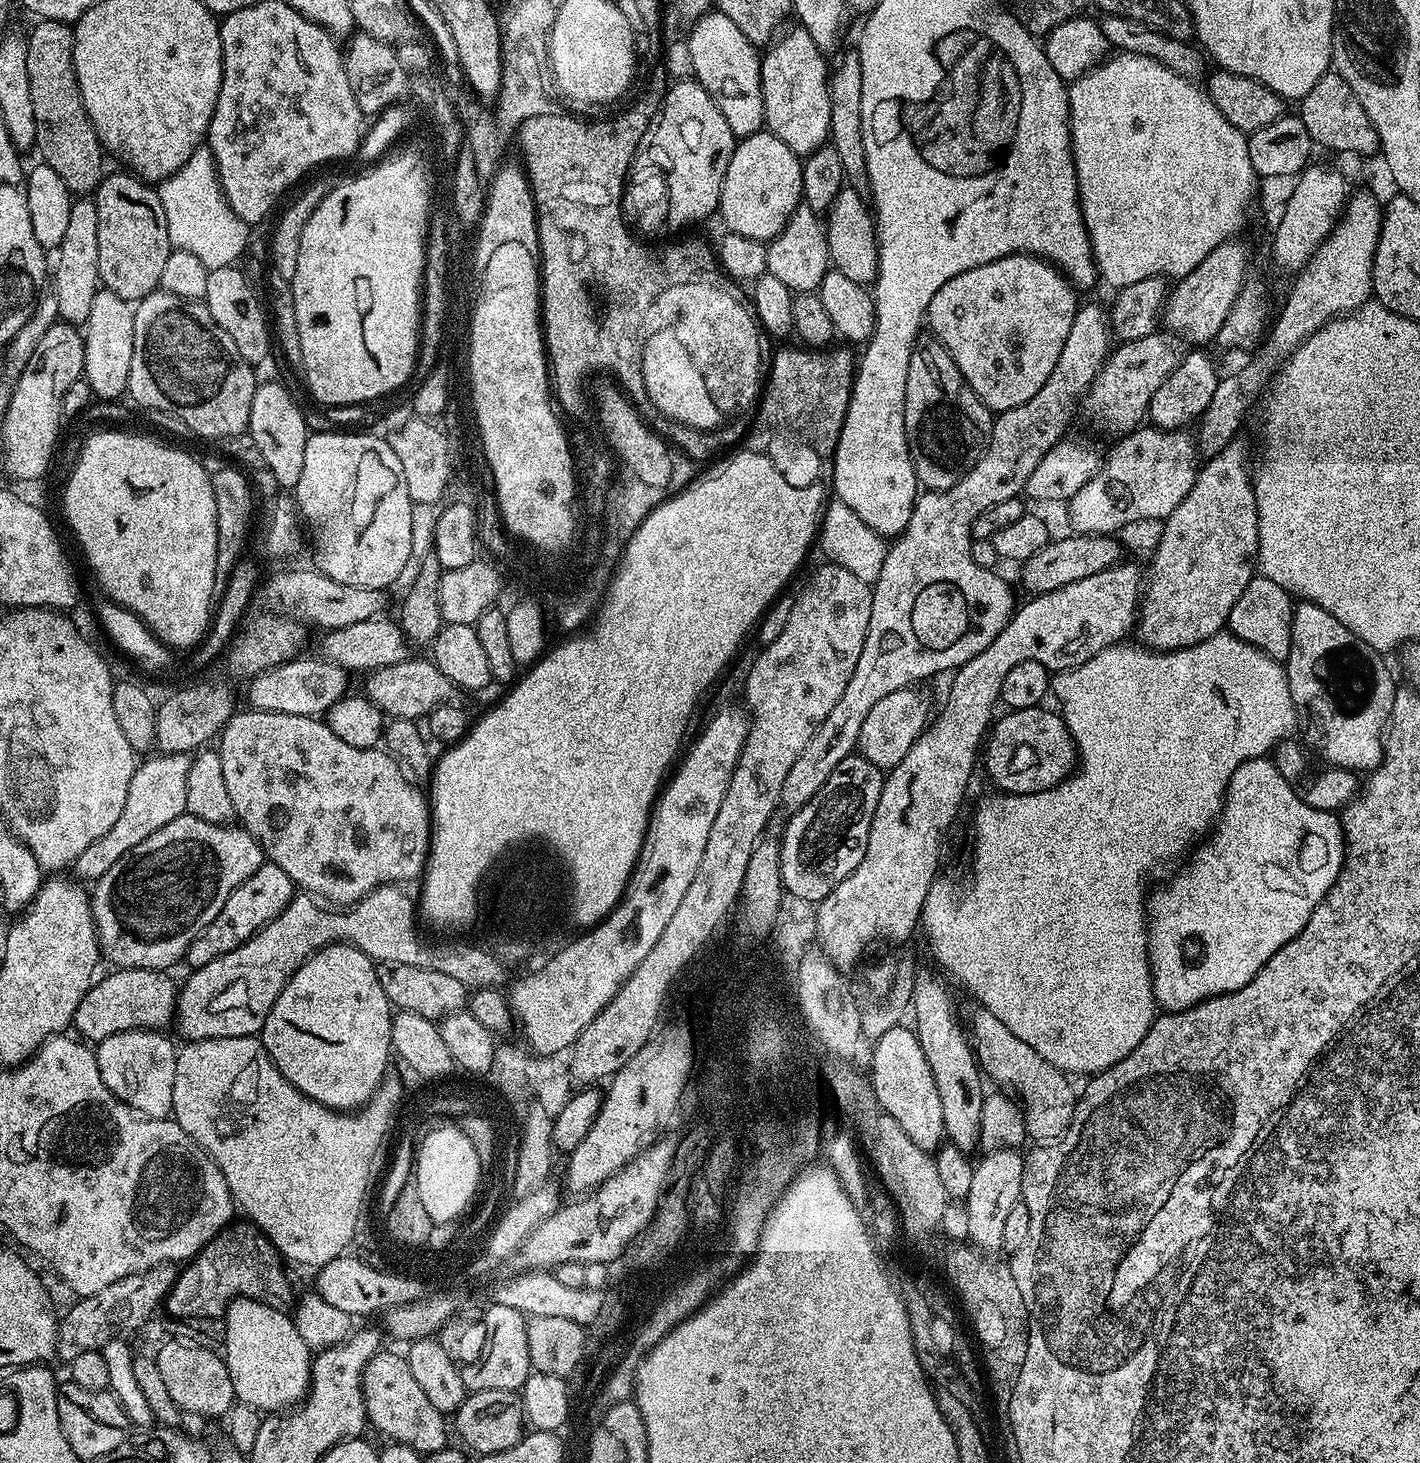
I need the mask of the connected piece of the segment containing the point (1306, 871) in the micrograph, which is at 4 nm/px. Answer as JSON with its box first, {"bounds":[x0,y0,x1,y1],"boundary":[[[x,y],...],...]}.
{"bounds":[1147,756,1345,1012],"boundary":[[[1259,756],[1253,760],[1242,762],[1242,766],[1238,766],[1238,770],[1234,770],[1228,788],[1224,792],[1224,810],[1220,813],[1207,837],[1207,839],[1209,838],[1208,844],[1201,843],[1187,857],[1188,865],[1165,888],[1160,888],[1157,892],[1155,889],[1147,897],[1148,964],[1152,968],[1152,989],[1156,995],[1157,1005],[1161,1009],[1169,1012],[1181,1012],[1187,1008],[1193,1008],[1194,1005],[1200,1004],[1204,1000],[1221,996],[1223,992],[1233,992],[1249,984],[1254,978],[1254,974],[1258,974],[1258,970],[1262,970],[1262,966],[1266,966],[1266,962],[1270,962],[1272,955],[1278,950],[1282,950],[1282,946],[1286,946],[1286,942],[1293,940],[1306,926],[1310,914],[1317,908],[1320,899],[1328,893],[1330,886],[1338,878],[1340,867],[1344,864],[1345,846],[1344,826],[1341,817],[1336,812],[1323,812],[1310,806],[1304,801],[1303,795],[1296,791],[1297,789],[1289,784],[1286,778],[1282,778],[1282,774],[1278,774],[1275,759]]]}

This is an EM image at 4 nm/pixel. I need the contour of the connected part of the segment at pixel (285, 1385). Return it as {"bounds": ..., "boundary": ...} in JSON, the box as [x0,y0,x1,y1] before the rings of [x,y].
{"bounds":[222,1296,314,1414],"boundary":[[[241,1296],[228,1303],[228,1310],[223,1319],[225,1338],[222,1343],[222,1355],[230,1370],[230,1382],[234,1386],[236,1400],[259,1408],[264,1414],[276,1414],[285,1406],[299,1405],[308,1394],[308,1385],[312,1383],[314,1356],[295,1328],[293,1317],[288,1312],[279,1312],[262,1302]]]}

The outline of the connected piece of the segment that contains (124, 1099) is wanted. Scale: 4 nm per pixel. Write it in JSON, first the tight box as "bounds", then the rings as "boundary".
{"bounds":[94,1028,177,1120],"boundary":[[[135,1028],[129,1032],[119,1032],[99,1041],[94,1051],[98,1062],[98,1074],[102,1082],[122,1103],[128,1104],[135,1112],[141,1112],[152,1120],[163,1120],[172,1116],[174,1102],[174,1074],[176,1073],[177,1045],[172,1045],[164,1037],[165,1033],[150,1028]]]}

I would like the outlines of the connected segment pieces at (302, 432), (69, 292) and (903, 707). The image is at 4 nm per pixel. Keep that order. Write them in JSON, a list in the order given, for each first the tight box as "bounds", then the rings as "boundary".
[{"bounds":[247,383,310,490],"boundary":[[[261,383],[254,394],[254,402],[250,402],[250,418],[248,419],[247,435],[252,436],[254,443],[265,459],[267,474],[273,476],[284,490],[295,489],[298,477],[302,474],[302,461],[306,454],[306,442],[310,435],[310,427],[304,421],[304,412],[296,405],[296,400],[280,384]]]},{"bounds":[50,199,101,326],"boundary":[[[73,199],[70,206],[70,223],[55,256],[50,284],[56,287],[54,295],[60,311],[59,319],[83,326],[90,318],[90,305],[94,302],[94,294],[101,287],[98,274],[98,206],[95,199]]]},{"bounds":[856,686,930,770],"boundary":[[[909,686],[894,690],[894,694],[886,694],[886,698],[881,698],[862,718],[862,728],[857,736],[856,747],[859,755],[866,757],[874,766],[881,770],[887,770],[898,766],[902,758],[914,746],[914,742],[930,723],[928,716],[928,696],[924,692],[919,692],[919,687]]]}]

